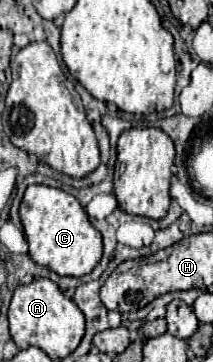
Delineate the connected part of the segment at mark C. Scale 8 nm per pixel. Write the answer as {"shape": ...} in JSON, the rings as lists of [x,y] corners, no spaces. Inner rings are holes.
{"shape":[[[29,185],[19,207],[19,215],[29,243],[29,255],[35,263],[53,269],[61,277],[81,277],[91,273],[101,261],[101,233],[91,225],[85,209],[71,193],[49,185]]]}

